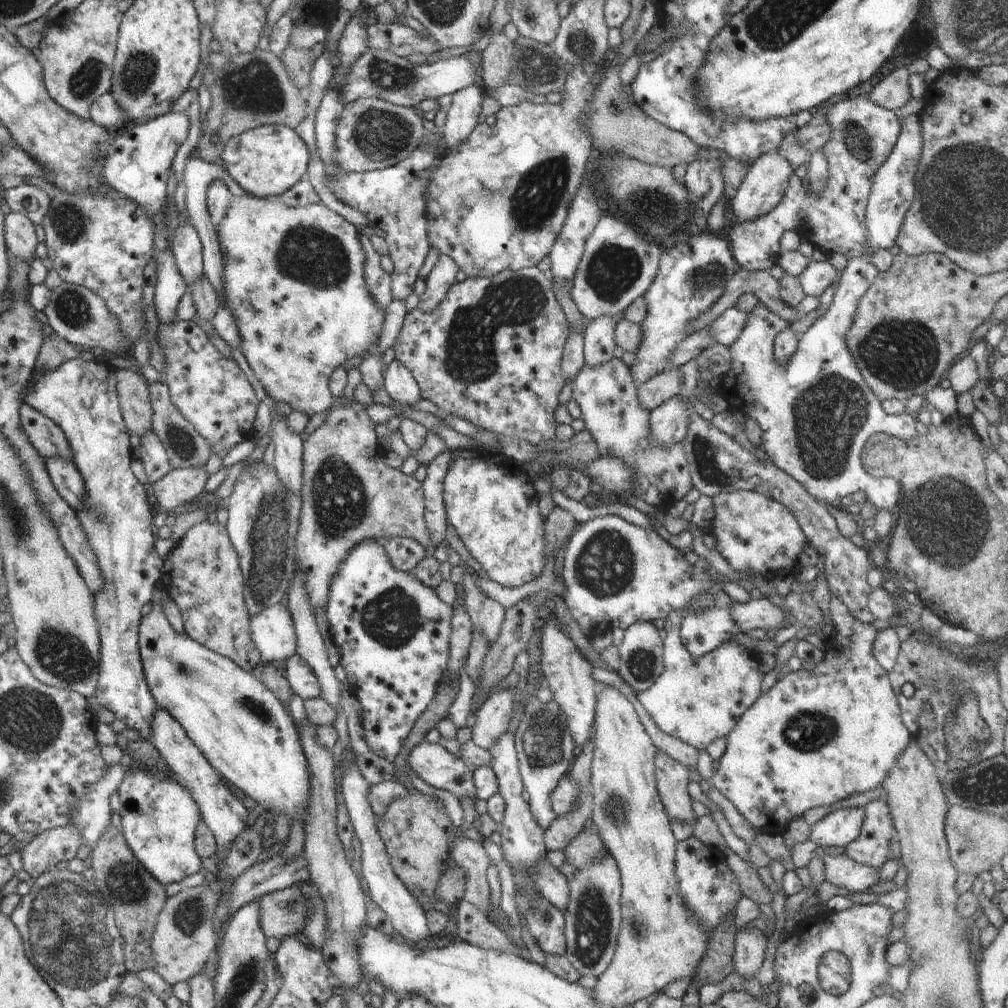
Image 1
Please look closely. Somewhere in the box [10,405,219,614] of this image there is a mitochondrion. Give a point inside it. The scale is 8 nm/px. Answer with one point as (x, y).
(105, 516)

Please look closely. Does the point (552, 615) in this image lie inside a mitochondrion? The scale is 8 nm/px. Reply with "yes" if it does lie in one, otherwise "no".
no

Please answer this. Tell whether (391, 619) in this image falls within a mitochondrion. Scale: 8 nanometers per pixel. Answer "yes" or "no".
yes

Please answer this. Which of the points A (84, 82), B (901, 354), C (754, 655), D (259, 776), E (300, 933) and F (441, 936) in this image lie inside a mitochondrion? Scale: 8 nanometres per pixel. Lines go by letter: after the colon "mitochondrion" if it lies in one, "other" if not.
A: mitochondrion
B: mitochondrion
C: other
D: other
E: other
F: other

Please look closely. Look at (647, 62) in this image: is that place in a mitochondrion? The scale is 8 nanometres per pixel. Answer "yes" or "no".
no

